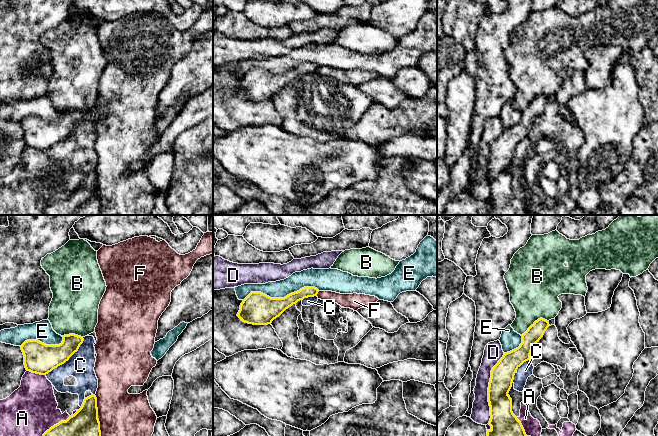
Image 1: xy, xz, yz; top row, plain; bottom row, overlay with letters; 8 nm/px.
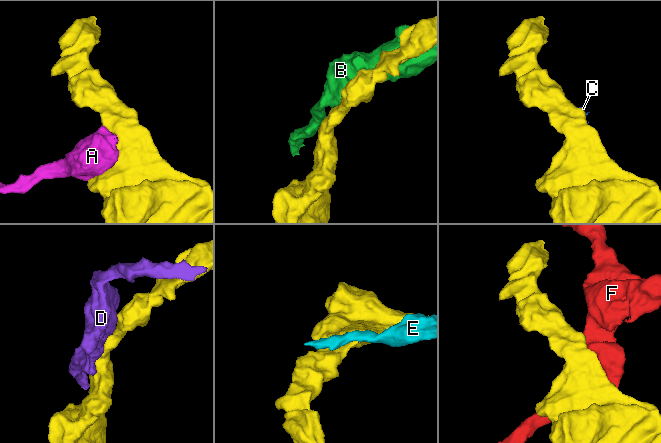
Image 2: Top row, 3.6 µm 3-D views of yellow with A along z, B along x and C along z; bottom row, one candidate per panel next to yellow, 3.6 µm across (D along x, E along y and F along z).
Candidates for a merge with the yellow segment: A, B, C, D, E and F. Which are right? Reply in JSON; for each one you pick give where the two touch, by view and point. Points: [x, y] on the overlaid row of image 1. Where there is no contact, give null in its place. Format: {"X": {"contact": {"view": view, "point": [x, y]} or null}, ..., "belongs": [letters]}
{"belongs": []}

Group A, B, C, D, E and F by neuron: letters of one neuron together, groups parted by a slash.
A C / B / D / E / F

